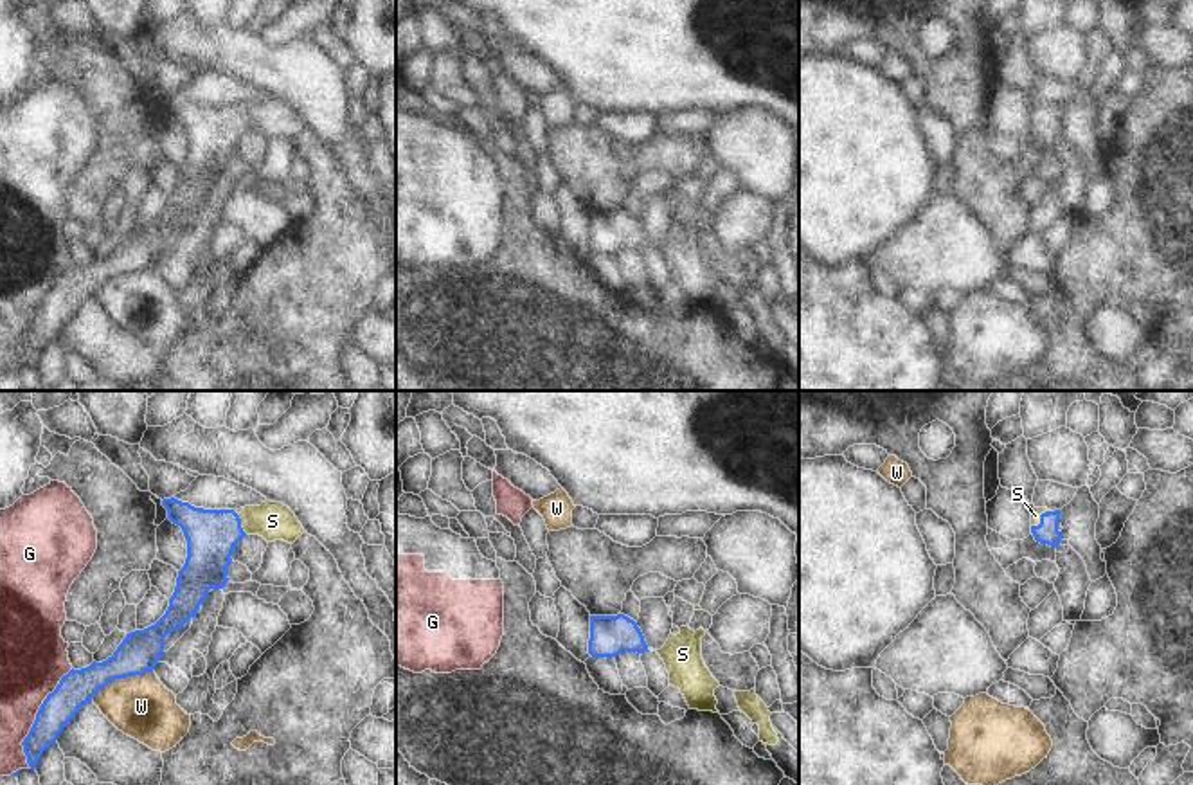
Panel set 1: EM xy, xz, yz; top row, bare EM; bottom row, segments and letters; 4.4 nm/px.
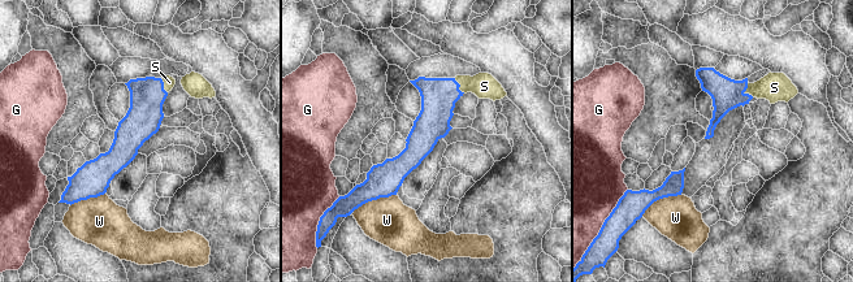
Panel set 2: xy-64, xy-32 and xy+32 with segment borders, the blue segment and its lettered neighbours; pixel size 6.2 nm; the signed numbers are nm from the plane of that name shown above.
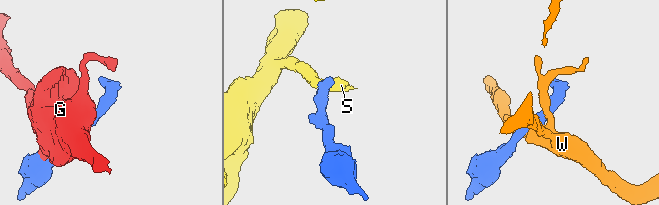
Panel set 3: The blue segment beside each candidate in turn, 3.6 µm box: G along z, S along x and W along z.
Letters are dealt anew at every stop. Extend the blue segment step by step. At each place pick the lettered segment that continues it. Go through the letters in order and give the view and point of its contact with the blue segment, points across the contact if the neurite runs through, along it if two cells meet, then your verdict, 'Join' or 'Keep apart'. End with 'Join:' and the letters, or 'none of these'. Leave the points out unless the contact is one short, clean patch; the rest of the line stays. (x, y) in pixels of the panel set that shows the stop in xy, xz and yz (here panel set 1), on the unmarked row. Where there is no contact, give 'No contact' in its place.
G: Touches blue at xy (36, 314). Keep apart
S: Touches blue at yz (1040, 116). Path across: yz (1046, 128), (1040, 116), (1035, 112). Join
W: Touches blue at xy (121, 274). Boundary: xy (152, 267), (141, 272), (114, 274), (90, 296). Keep apart
Join: S.

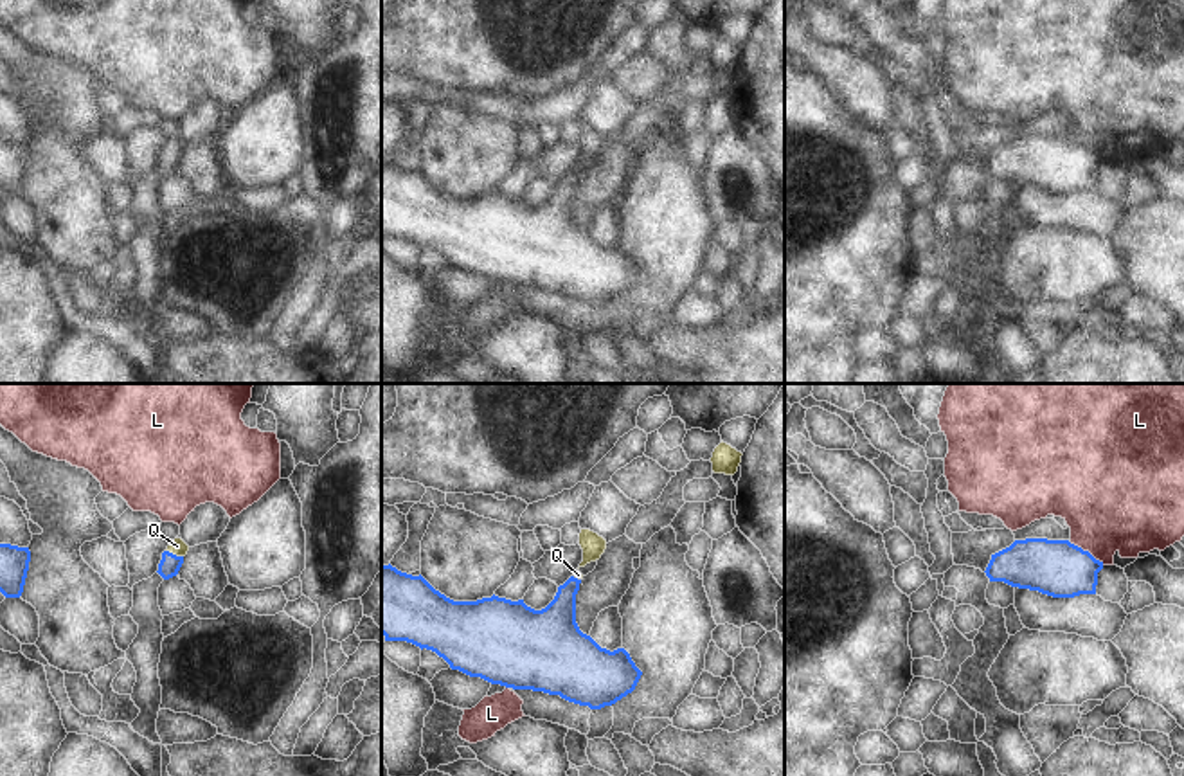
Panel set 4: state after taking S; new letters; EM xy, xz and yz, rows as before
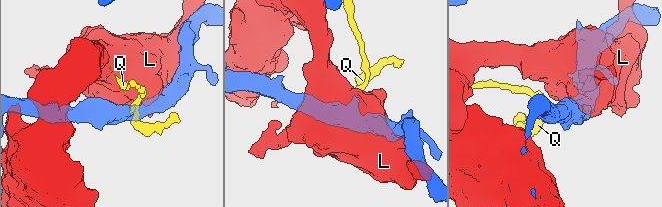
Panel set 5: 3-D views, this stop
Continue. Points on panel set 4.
L: Touches blue at yz (1087, 148). Keep apart
Q: Touches blue at xy (175, 152). Path across: xy (170, 161), (175, 152), (177, 143). Join
Join: Q.

